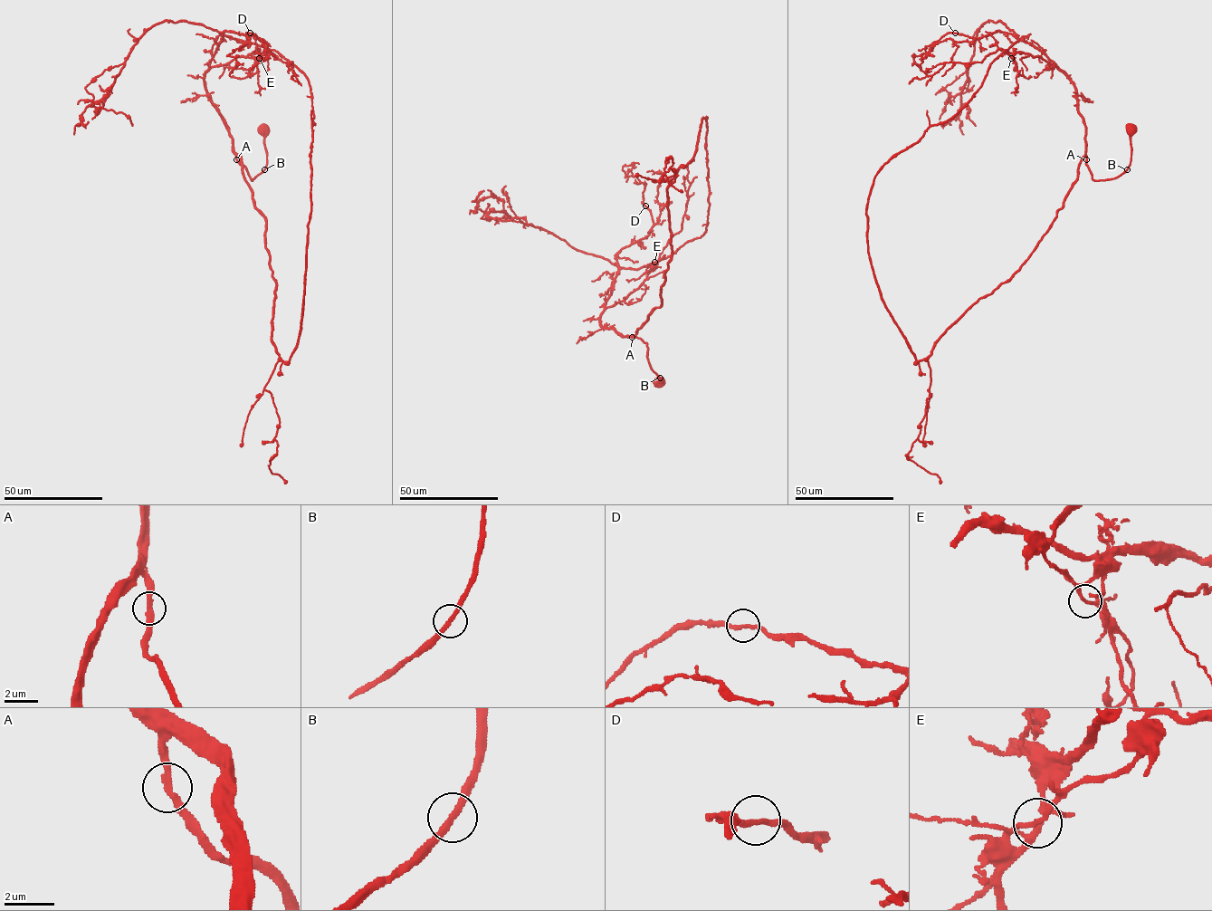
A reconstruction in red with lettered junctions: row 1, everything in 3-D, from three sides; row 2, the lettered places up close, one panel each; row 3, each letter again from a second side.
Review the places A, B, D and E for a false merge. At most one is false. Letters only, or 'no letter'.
no letter

